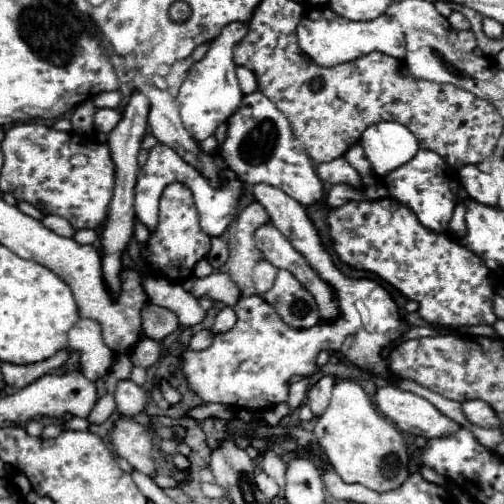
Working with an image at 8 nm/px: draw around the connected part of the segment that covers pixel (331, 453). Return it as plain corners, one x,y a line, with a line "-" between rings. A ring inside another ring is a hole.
344,379
334,385
330,405
326,413
318,417
314,433
328,463
346,483
360,483
382,493
398,489
408,477
408,453
400,431
376,411
370,397
356,381

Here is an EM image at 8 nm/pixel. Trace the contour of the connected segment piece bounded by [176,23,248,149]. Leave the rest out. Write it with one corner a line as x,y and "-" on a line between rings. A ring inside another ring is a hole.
230,23
222,29
222,33
210,43
208,53
204,59
194,63
188,71
186,81
180,87
180,93
176,97
180,105
180,117
182,119
192,119
192,123
208,123
208,149
216,149
216,139
214,131
220,123
224,123
240,105
242,99
242,89
238,85
238,79
234,75
234,61
232,61
232,49
234,45
246,35
248,25
246,23

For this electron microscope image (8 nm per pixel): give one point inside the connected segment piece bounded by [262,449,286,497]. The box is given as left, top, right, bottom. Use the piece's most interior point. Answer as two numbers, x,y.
273,464

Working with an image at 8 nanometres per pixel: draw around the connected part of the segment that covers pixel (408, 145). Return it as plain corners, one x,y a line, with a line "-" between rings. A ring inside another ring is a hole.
380,121
370,125
360,139
364,153
378,177
406,165
418,153
418,139
396,121

